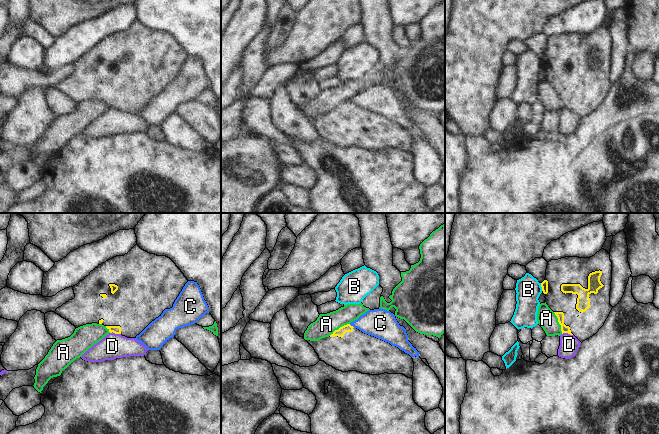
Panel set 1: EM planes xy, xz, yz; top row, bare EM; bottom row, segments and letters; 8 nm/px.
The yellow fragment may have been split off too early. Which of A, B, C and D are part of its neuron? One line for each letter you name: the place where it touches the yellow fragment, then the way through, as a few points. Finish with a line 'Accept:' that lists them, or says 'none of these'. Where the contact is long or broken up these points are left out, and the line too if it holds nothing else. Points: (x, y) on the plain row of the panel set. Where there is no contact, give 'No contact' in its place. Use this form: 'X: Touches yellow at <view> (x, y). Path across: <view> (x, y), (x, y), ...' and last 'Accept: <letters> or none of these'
Accept: none of these.

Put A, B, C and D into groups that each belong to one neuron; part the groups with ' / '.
A / B / C / D

